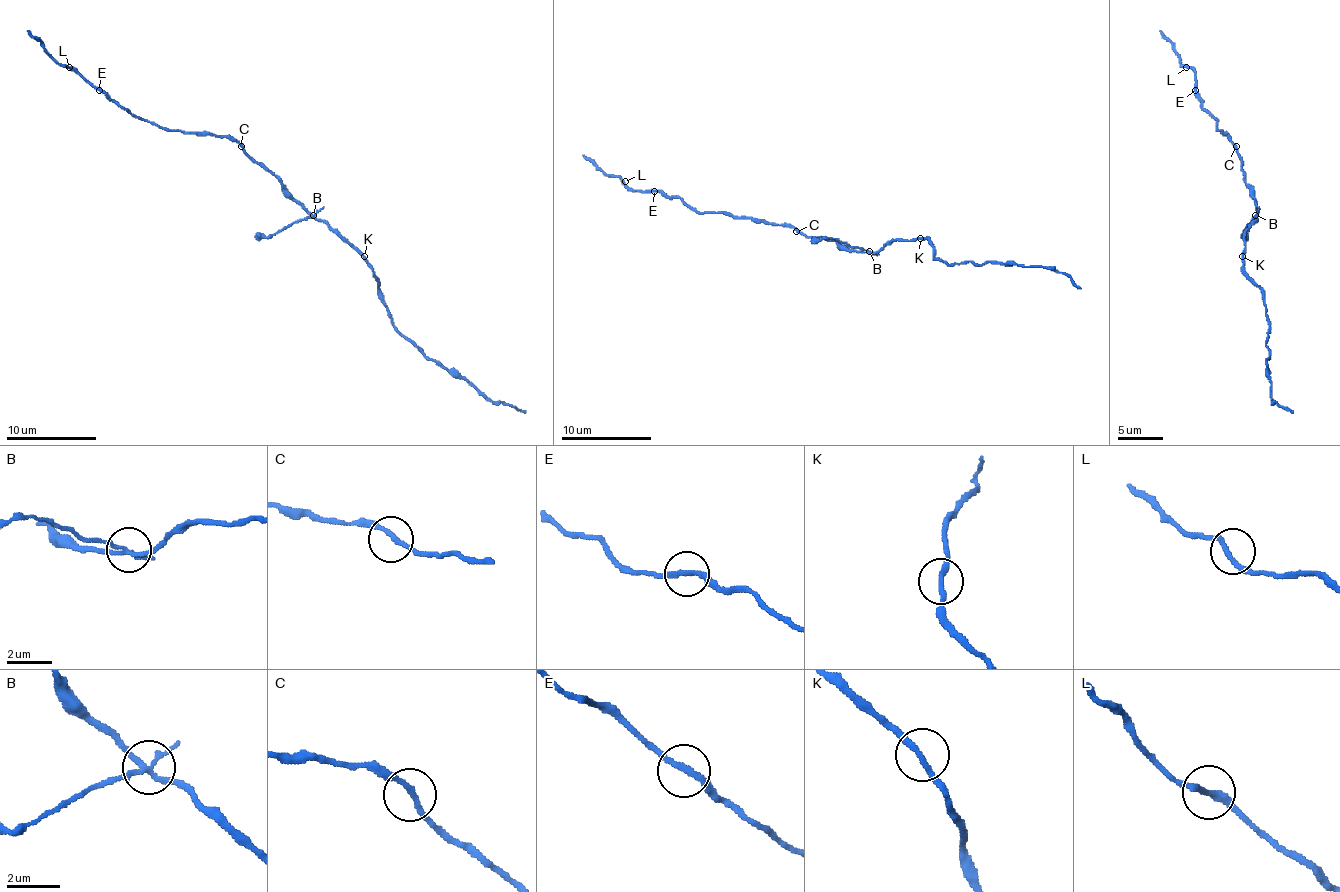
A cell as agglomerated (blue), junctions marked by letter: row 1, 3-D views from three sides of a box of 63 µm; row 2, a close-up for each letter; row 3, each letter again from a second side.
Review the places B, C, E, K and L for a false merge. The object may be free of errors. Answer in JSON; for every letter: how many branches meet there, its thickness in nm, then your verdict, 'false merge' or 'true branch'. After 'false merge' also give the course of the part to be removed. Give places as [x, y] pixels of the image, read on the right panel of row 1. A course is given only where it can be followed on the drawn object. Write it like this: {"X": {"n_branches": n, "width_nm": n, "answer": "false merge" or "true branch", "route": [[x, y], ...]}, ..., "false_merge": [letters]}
{"B": {"n_branches": 4, "width_nm": 180, "answer": "false merge", "route": [[1256, 216], [1242, 229], [1245, 236]]}, "C": {"n_branches": 2, "width_nm": 190, "answer": "true branch"}, "E": {"n_branches": 2, "width_nm": 200, "answer": "true branch"}, "K": {"n_branches": 2, "width_nm": 220, "answer": "true branch"}, "L": {"n_branches": 2, "width_nm": 220, "answer": "true branch"}, "false_merge": ["B"]}

